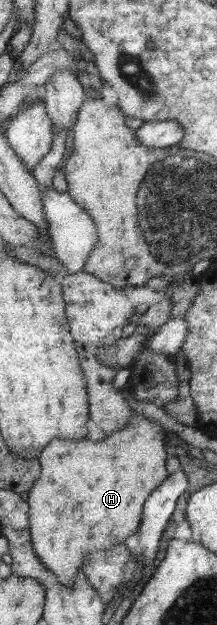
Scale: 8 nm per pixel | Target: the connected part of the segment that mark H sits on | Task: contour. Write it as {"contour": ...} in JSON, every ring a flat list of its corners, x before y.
{"contour":[[133,413,131,420,127,421,127,425,123,429,117,430,115,434,109,433,99,442,89,442,87,438,77,441,55,439,39,453,38,462,41,464,41,474,27,494,27,502,31,502,31,542,35,542,35,554,39,554,39,558,43,558,43,566,50,570,60,583,69,586,75,581,75,577,78,576,79,572,82,572,83,564,86,564,86,560,83,558,86,558,87,552,107,550,107,548,113,547,115,542,123,543,126,542,127,538,133,539,142,522,142,508,146,498,159,488,159,485,166,481,168,476,165,472,165,458,167,458,165,456,165,436,167,436,167,432,162,426,157,425,155,421,151,422,150,419,139,415,139,413]]}

